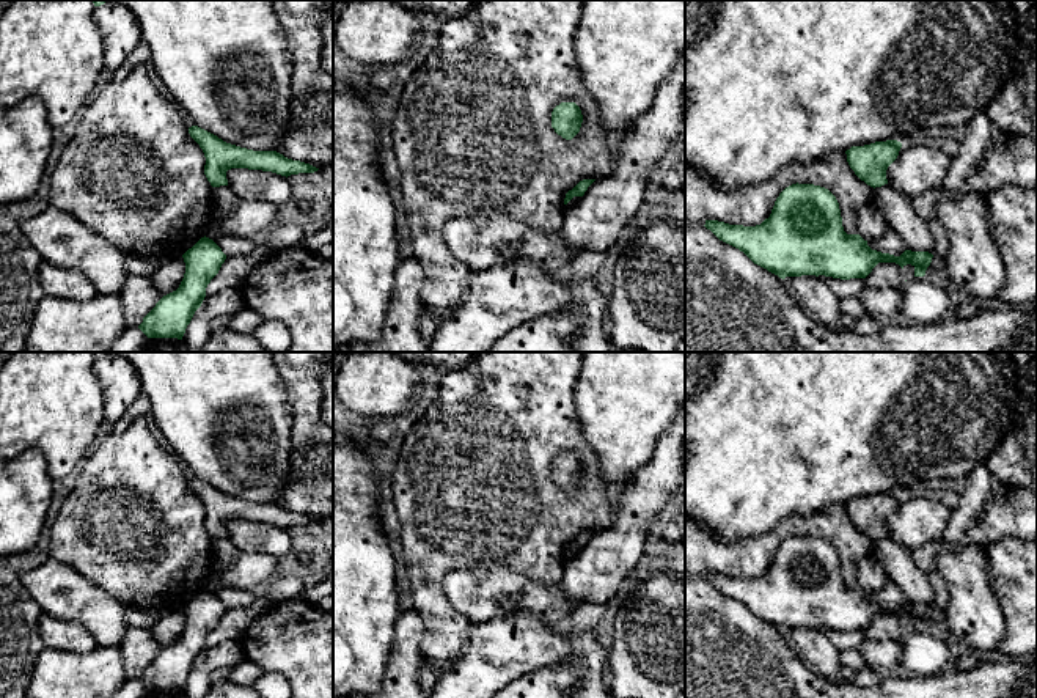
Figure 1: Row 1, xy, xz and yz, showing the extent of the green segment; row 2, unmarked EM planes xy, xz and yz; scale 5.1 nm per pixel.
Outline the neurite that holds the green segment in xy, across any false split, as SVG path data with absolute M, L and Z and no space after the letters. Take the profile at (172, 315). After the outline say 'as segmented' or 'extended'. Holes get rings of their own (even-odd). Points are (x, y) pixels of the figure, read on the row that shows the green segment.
M204 236L182 258L185 274L179 288L163 296L138 325L148 338L182 340L187 325L206 297L207 285L218 274L226 255L212 239Z; as segmented

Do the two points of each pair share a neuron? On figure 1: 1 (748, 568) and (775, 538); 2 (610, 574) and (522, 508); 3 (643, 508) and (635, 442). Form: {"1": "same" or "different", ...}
{"1": "same", "2": "different", "3": "different"}

